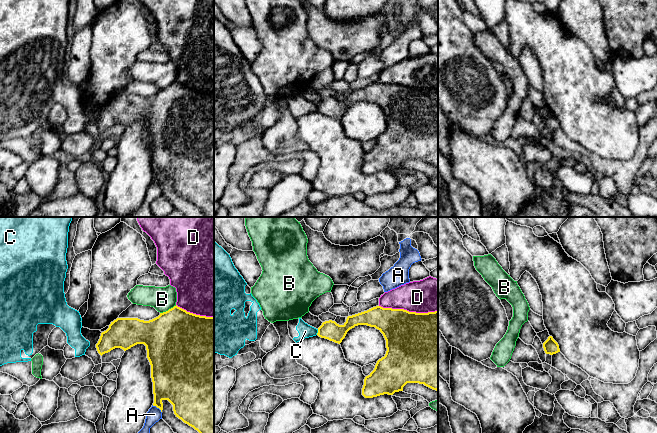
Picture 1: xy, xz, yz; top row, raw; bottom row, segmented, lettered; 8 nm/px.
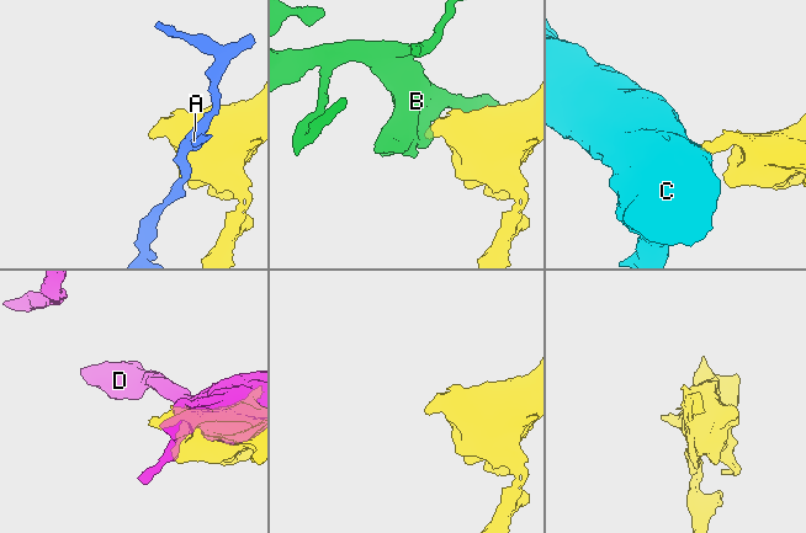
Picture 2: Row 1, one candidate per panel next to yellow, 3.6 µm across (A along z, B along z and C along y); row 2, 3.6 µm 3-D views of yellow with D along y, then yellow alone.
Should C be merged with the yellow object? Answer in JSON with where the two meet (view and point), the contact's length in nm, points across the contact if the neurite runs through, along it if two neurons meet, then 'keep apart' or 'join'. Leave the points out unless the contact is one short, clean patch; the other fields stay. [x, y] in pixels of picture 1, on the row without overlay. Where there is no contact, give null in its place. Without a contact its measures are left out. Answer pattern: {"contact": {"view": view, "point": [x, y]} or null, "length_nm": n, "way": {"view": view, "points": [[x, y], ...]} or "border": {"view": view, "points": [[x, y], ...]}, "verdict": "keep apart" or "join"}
{"contact": {"view": "xz", "point": [318, 108]}, "length_nm": 50, "border": {"view": "xz", "points": [[318, 105], [316, 110]]}, "verdict": "keep apart"}

